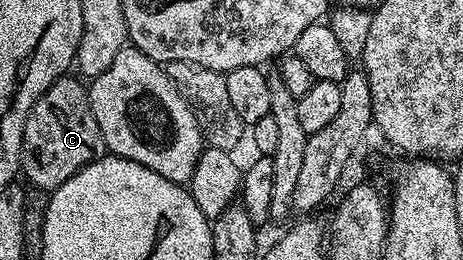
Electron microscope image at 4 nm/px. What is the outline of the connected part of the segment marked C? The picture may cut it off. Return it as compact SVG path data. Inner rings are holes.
M69 78L57 79L37 98L23 125L19 171L42 193L52 193L56 187L63 185L63 181L79 173L79 169L94 159L100 159L107 151L95 113L91 113L86 84L80 78Z

